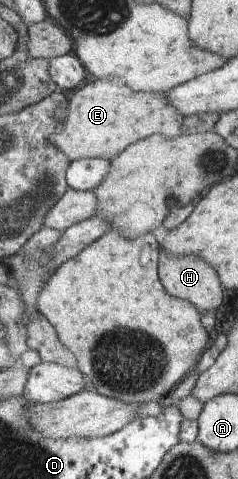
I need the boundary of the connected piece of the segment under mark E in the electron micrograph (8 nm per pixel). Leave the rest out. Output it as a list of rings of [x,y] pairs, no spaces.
[[[97,80],[91,84],[80,86],[69,97],[69,118],[67,118],[63,131],[51,136],[51,142],[55,148],[61,150],[61,154],[67,154],[70,162],[85,160],[87,158],[103,158],[112,161],[119,157],[129,146],[145,140],[155,134],[161,134],[165,138],[177,138],[182,135],[183,122],[186,116],[181,116],[179,110],[169,102],[166,94],[143,93],[131,90],[120,80]]]

